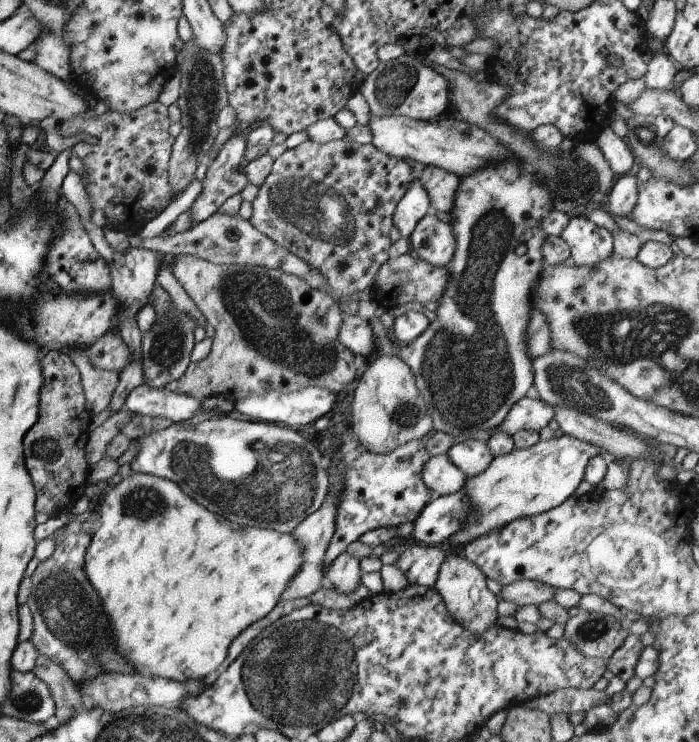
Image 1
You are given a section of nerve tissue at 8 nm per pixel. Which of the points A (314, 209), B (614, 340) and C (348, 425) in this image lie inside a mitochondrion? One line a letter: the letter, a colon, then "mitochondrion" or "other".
A: mitochondrion
B: mitochondrion
C: other

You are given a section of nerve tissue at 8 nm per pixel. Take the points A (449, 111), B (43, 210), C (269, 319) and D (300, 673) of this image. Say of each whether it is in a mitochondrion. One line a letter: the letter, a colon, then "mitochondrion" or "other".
A: other
B: other
C: mitochondrion
D: mitochondrion

